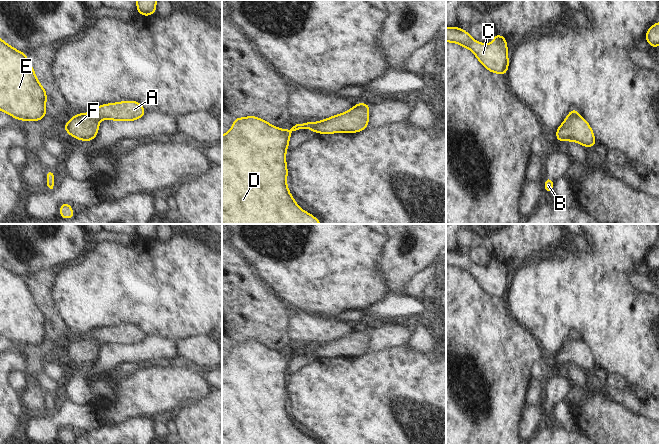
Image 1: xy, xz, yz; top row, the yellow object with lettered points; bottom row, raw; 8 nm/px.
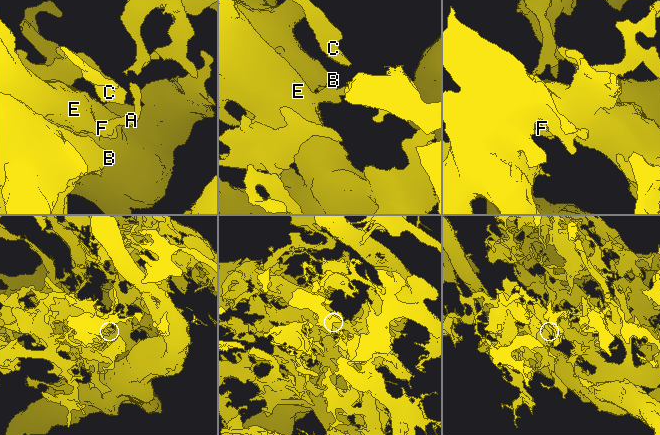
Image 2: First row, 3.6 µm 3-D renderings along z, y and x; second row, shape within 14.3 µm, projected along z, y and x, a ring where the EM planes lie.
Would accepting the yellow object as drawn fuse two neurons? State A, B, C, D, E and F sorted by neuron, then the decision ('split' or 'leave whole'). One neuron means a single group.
A / B C D E F; split

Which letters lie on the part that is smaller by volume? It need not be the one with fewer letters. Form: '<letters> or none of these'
A

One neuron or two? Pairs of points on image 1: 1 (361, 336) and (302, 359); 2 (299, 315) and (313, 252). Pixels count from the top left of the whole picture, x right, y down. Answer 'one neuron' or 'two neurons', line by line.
1: one neuron
2: two neurons

